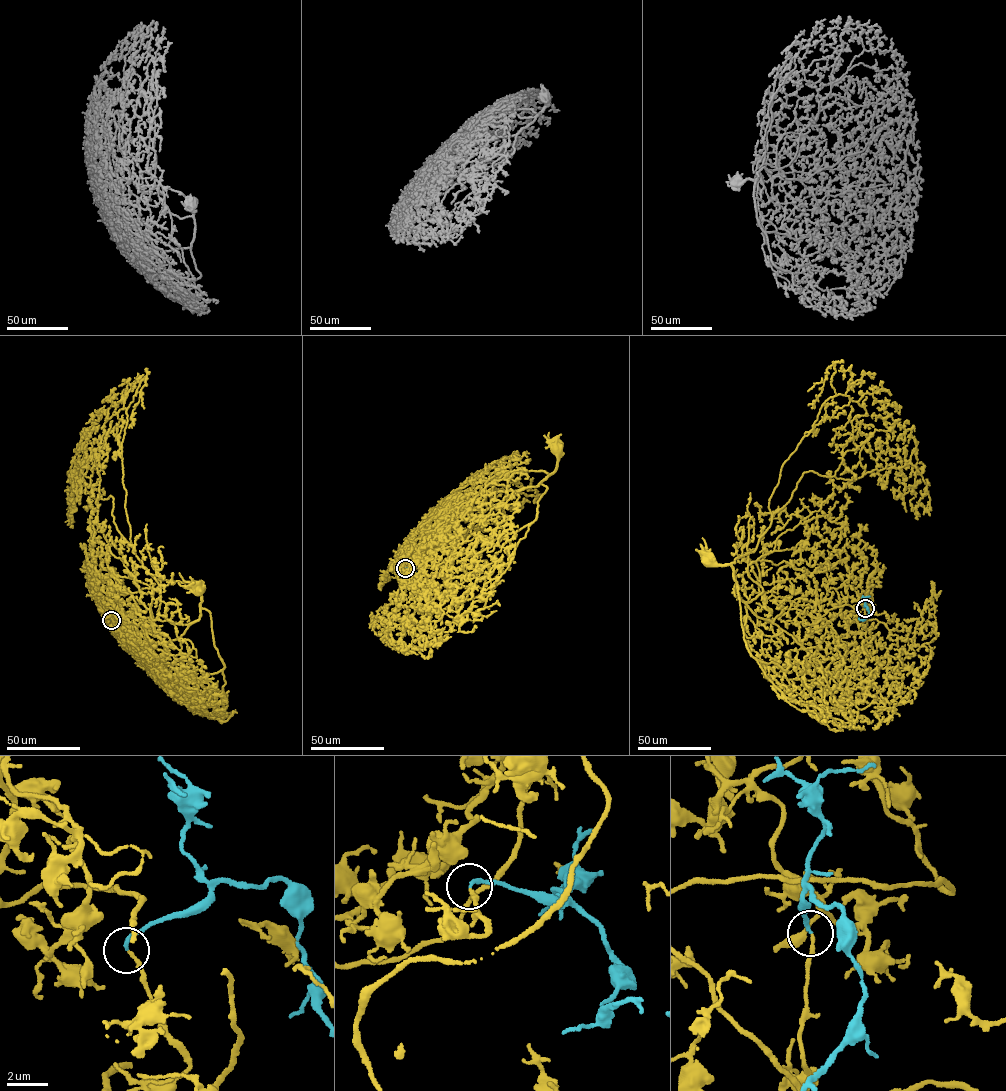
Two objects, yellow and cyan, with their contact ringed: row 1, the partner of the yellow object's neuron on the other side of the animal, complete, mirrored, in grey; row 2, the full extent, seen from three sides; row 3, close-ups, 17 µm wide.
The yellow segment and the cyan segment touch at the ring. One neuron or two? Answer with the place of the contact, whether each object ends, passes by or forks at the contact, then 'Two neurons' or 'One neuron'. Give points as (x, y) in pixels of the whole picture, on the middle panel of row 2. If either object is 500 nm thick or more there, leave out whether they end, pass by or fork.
Place: (405, 568). At the ring yellow ends. At the ring cyan ends. One neuron

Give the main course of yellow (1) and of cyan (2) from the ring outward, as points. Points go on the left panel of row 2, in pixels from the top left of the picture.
1: (111, 620), (113, 631), (136, 654), (131, 637), (139, 631), (169, 642), (199, 618), (204, 588), (197, 589)
2: (111, 620), (123, 615), (129, 627)

